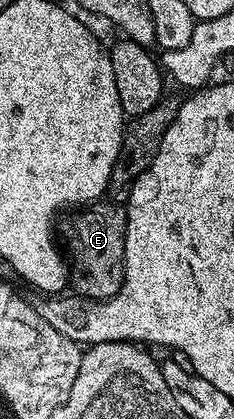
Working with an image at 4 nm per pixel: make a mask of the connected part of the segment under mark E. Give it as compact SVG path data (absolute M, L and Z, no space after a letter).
M96 201L76 215L79 216L72 221L71 232L65 237L65 247L73 247L69 259L77 259L87 275L85 289L79 290L78 294L88 301L112 299L123 284L127 212L114 201Z

